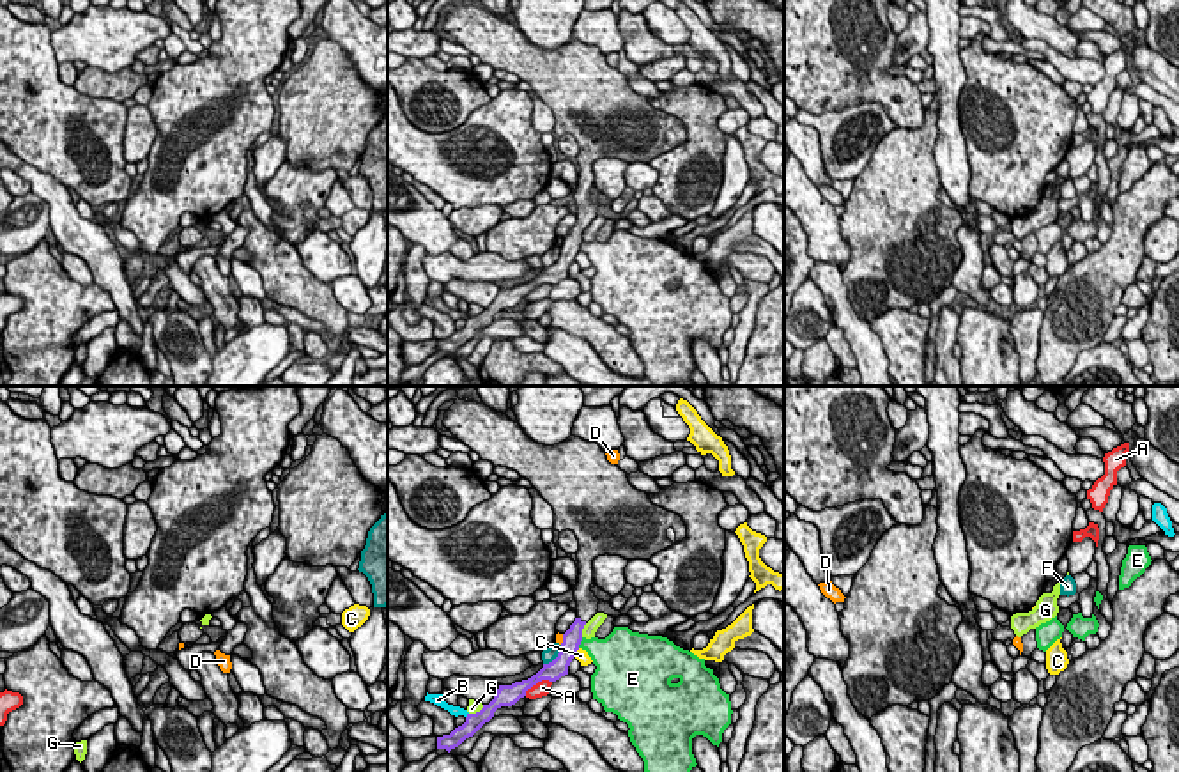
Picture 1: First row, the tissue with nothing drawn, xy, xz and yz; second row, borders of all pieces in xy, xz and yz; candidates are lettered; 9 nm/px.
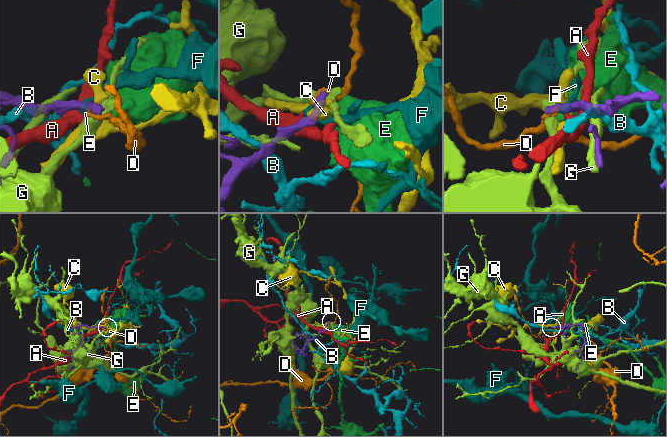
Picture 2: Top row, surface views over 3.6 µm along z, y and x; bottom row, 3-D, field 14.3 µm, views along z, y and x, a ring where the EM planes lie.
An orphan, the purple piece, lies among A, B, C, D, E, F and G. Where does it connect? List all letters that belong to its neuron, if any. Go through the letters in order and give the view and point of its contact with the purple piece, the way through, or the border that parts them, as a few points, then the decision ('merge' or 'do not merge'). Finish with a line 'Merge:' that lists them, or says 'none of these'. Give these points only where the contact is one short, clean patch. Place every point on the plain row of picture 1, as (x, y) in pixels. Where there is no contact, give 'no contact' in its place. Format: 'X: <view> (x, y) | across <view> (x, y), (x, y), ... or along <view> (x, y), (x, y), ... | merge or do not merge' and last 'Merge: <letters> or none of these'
A: xz (537, 285) | along xz (551, 284), (533, 287), (524, 298) | do not merge
B: xz (468, 319) | along xz (468, 316), (466, 321) | do not merge
C: xz (576, 254) | along xz (579, 252), (574, 259) | do not merge
D: xz (563, 243) | along xz (563, 238), (560, 247) | do not merge
E: xz (579, 247) | along xz (583, 241), (577, 250) | do not merge
F: xz (556, 261) | along xz (562, 248), (560, 255), (544, 268) | do not merge
G: xz (581, 234) | do not merge
Merge: none of these

